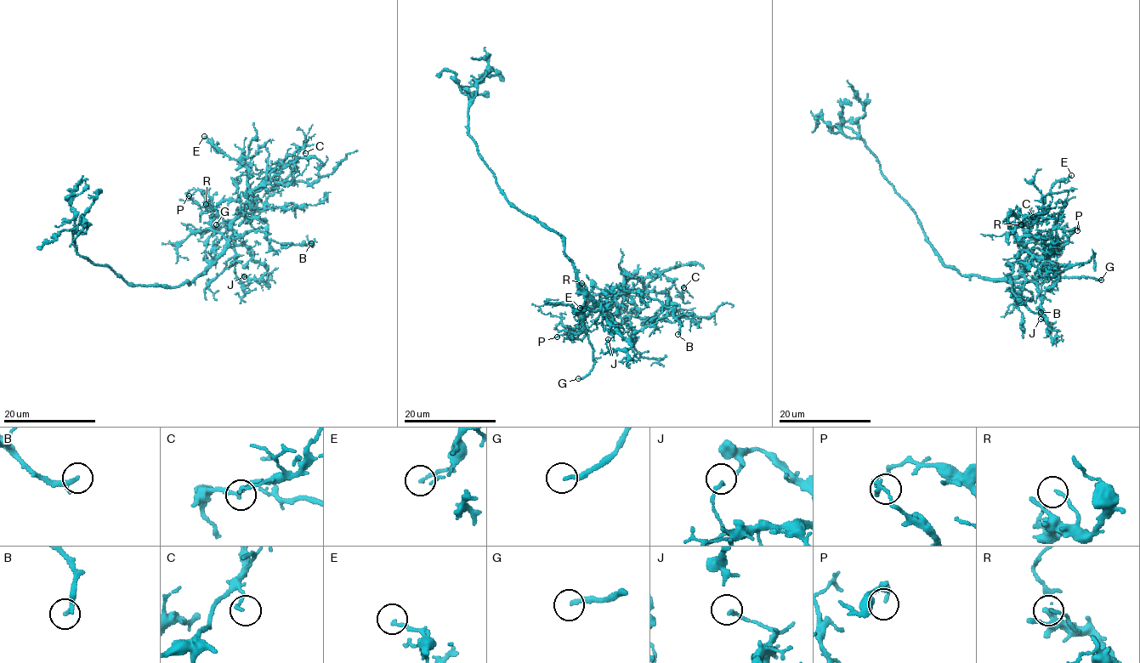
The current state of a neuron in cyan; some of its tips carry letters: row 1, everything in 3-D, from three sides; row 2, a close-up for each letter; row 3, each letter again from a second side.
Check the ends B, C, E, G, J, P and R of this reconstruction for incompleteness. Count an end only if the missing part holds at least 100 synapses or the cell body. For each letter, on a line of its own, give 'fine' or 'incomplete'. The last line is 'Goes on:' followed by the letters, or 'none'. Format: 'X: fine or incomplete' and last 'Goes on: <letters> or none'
B: fine
C: fine
E: fine
G: incomplete
J: fine
P: fine
R: fine
Goes on: G

